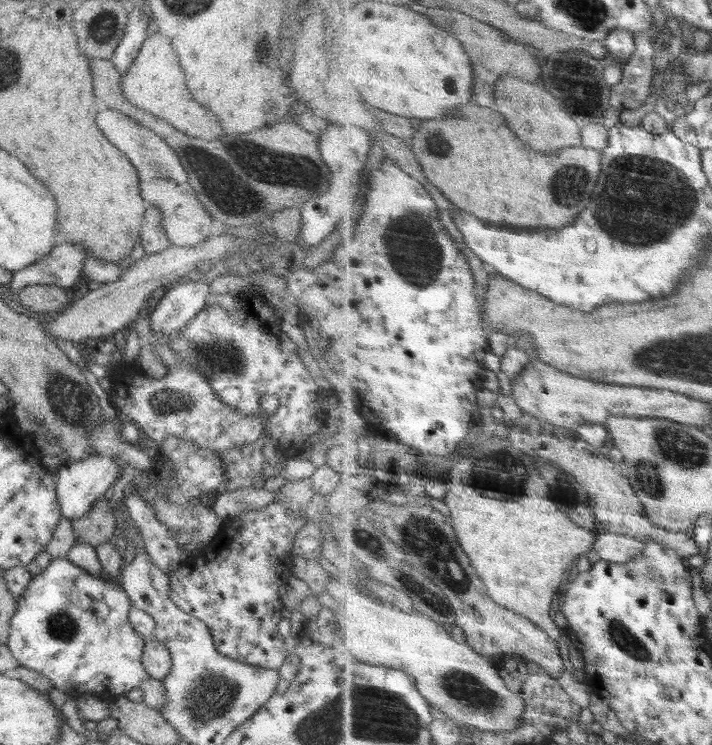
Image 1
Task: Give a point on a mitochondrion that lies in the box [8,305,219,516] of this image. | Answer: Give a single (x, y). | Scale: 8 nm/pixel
(69, 401)

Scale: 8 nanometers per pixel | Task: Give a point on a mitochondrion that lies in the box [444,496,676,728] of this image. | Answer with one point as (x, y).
(620, 634)

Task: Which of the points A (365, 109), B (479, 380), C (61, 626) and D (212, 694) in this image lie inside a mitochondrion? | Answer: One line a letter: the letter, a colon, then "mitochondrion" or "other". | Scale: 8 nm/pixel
A: other
B: other
C: mitochondrion
D: mitochondrion

